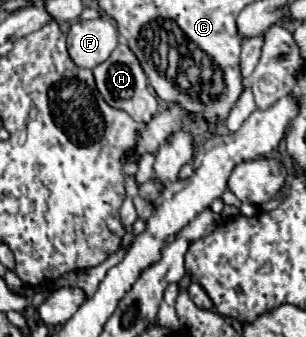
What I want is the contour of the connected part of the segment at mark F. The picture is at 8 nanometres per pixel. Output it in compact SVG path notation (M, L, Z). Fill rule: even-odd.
M110 18L72 24L68 32L68 54L80 68L94 68L108 60L118 44L118 30Z

